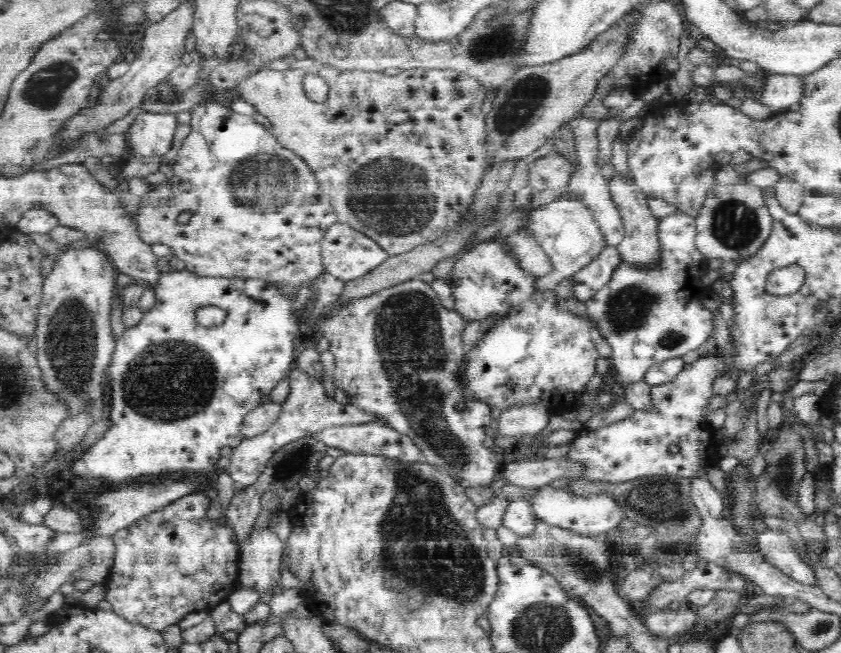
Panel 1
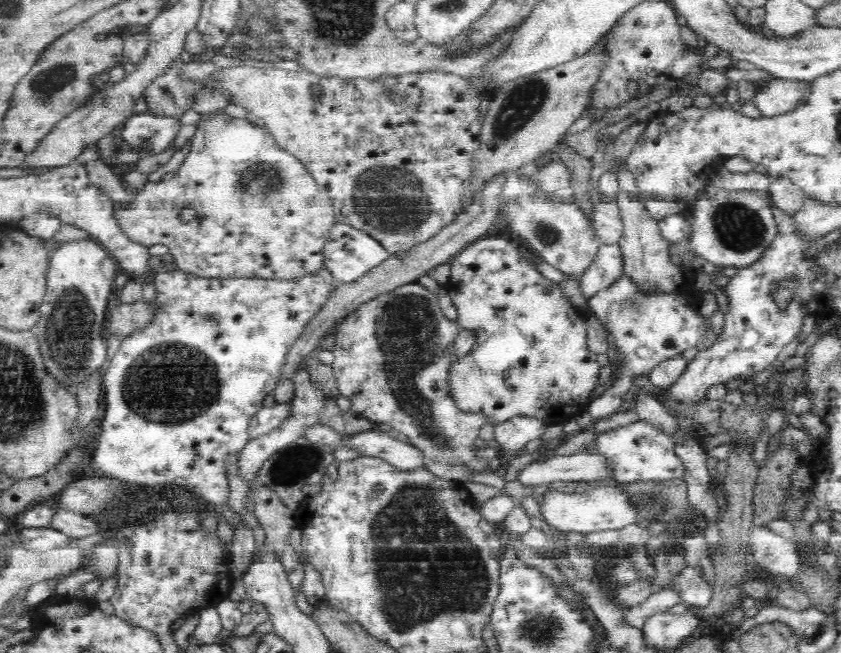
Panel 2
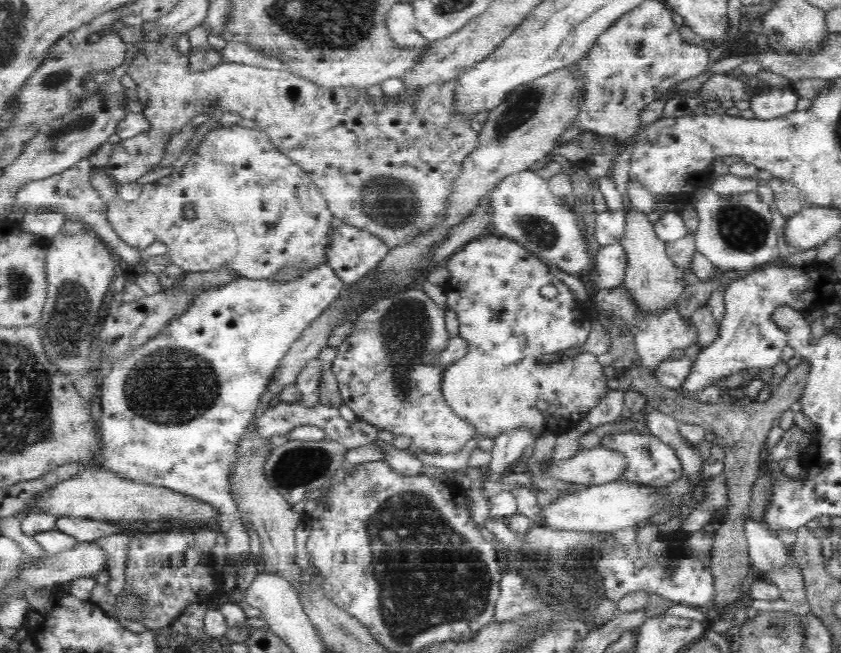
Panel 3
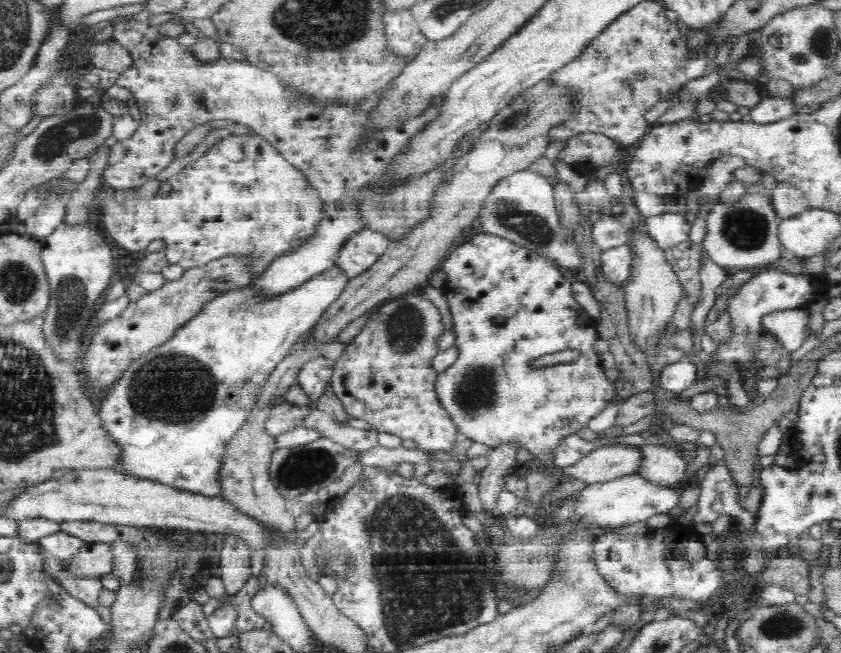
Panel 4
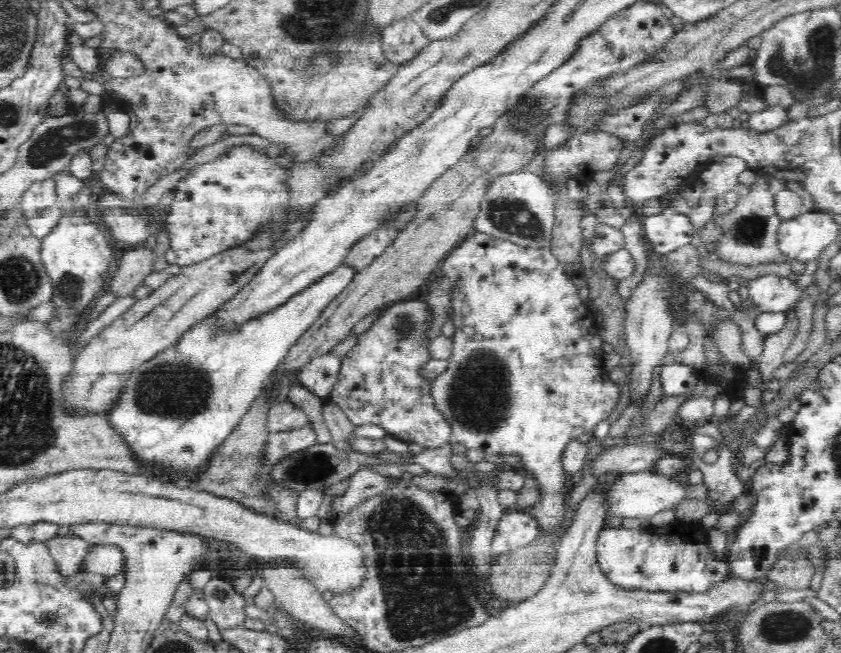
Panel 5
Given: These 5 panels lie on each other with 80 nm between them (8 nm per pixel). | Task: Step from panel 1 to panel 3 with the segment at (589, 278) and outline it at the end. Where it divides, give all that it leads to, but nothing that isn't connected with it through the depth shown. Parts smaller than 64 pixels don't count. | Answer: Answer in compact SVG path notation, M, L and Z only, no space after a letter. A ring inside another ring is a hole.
M622 243L601 247L596 260L597 288L621 286L626 279L629 258Z

